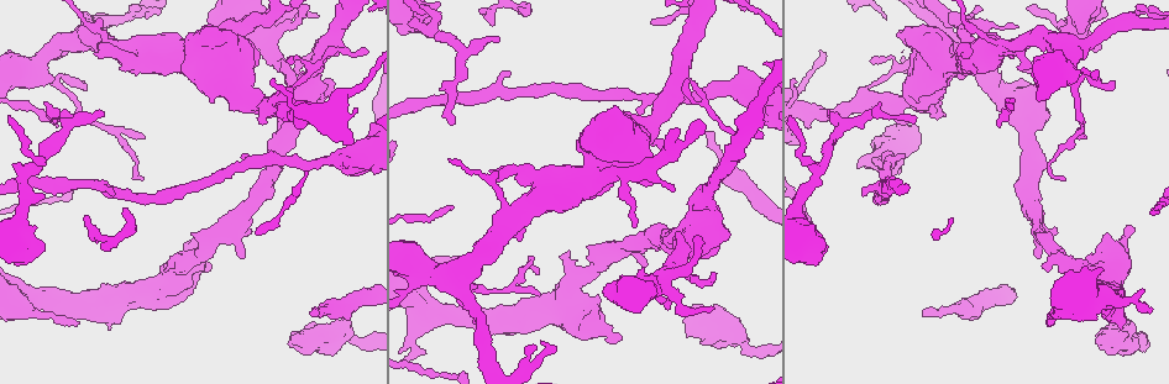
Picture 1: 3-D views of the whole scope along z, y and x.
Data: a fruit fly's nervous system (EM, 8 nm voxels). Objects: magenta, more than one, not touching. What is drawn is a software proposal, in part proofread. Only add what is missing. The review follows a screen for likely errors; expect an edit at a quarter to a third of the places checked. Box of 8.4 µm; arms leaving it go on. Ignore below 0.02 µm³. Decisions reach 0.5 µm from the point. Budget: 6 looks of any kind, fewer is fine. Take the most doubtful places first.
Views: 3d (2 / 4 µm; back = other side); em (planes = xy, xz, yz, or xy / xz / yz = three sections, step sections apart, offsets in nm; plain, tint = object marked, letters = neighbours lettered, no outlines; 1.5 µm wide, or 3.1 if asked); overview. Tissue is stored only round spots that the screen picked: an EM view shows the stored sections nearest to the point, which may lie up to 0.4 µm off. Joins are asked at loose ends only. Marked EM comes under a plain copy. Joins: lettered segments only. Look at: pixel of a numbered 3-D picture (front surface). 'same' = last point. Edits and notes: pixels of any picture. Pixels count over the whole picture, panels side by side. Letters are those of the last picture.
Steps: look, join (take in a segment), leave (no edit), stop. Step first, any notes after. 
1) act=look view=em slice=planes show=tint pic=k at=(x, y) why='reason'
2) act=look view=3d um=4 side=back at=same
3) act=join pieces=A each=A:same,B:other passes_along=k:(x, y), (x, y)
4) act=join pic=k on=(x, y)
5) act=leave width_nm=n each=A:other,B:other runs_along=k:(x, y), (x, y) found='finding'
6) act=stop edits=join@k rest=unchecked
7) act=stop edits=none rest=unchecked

act=look view=3d um=4 pic=1 at=(924, 311)

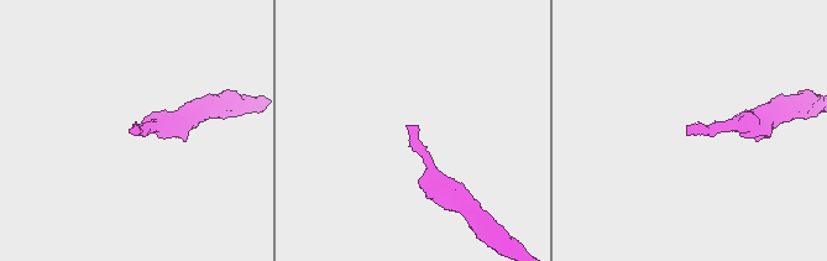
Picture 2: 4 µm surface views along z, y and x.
act=look view=em slice=yz step=8 show=letters pic=2 at=(131, 128) why='need the tissue'

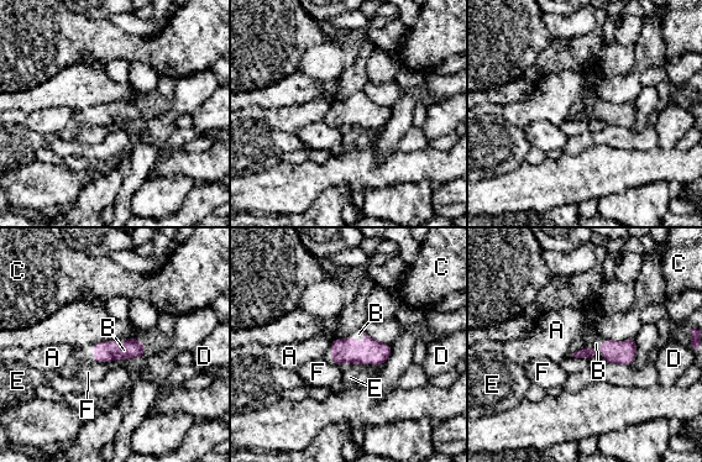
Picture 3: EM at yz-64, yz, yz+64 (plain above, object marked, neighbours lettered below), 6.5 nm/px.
act=join pieces=B each=A:other,B:same,C:other,D:other,E:other,F:other found='it goes on there'

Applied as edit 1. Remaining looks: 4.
act=look view=3d um=2 pic=1 at=(1128, 228) why='free end'

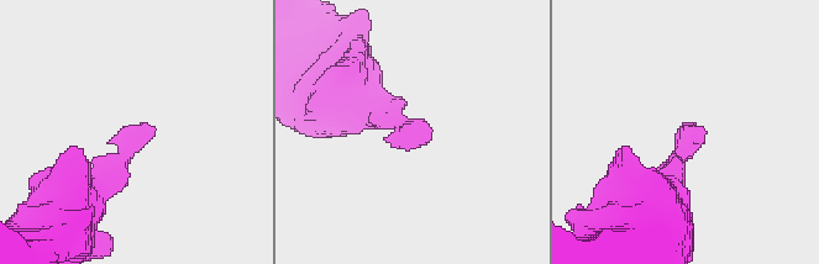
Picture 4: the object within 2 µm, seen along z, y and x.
act=look view=em slice=yz step=4 show=letters pic=4 at=(688, 133)

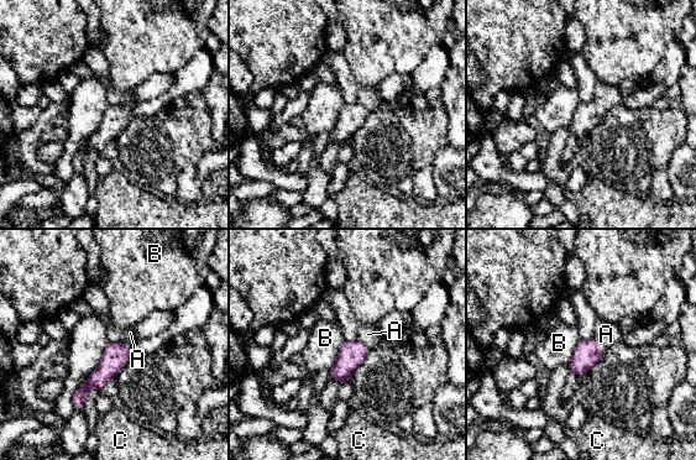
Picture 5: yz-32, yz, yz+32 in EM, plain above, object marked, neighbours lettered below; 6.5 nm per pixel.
act=look view=em slice=planes show=letters at=same

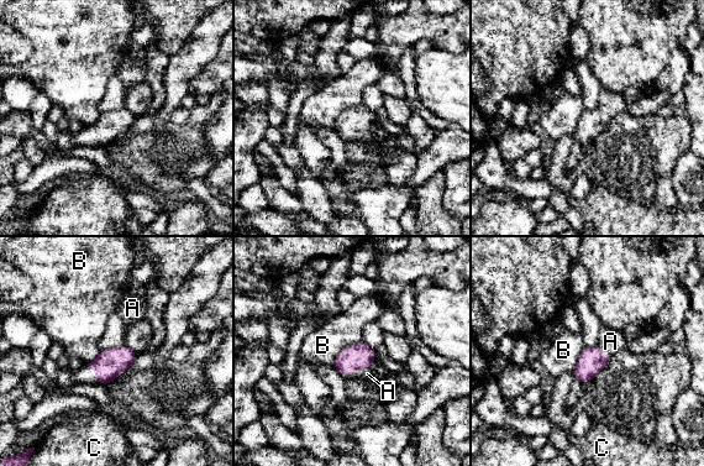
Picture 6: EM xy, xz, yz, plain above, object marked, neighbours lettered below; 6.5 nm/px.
act=join pieces=A width_nm=170 each=A:same,B:other,C:other passes_along=6:(360, 356), (357, 368), (367, 373) found='it goes on there'

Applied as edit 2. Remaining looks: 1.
act=look view=em slice=planes show=letters pic=1 at=(739, 65) why='stops while still wide'

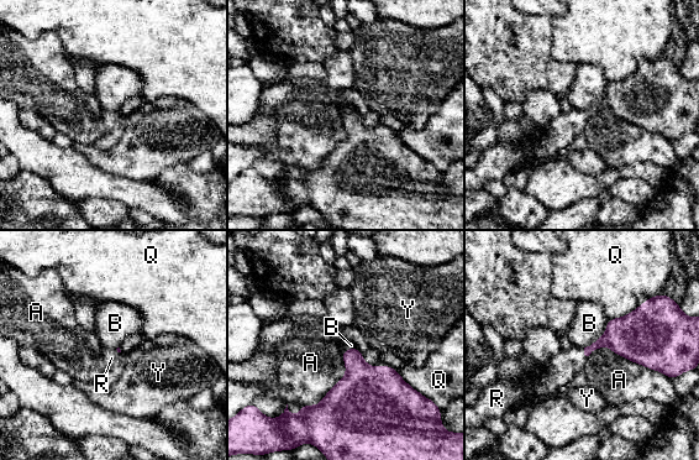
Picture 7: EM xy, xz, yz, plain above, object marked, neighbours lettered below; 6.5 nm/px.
act=join pieces=R each=A:other,B:other,Q:other,R:same,Y:other found='the neuron continues'

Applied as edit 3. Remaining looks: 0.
act=stop edits=join@3,join@6,join@7 rest=unchecked

